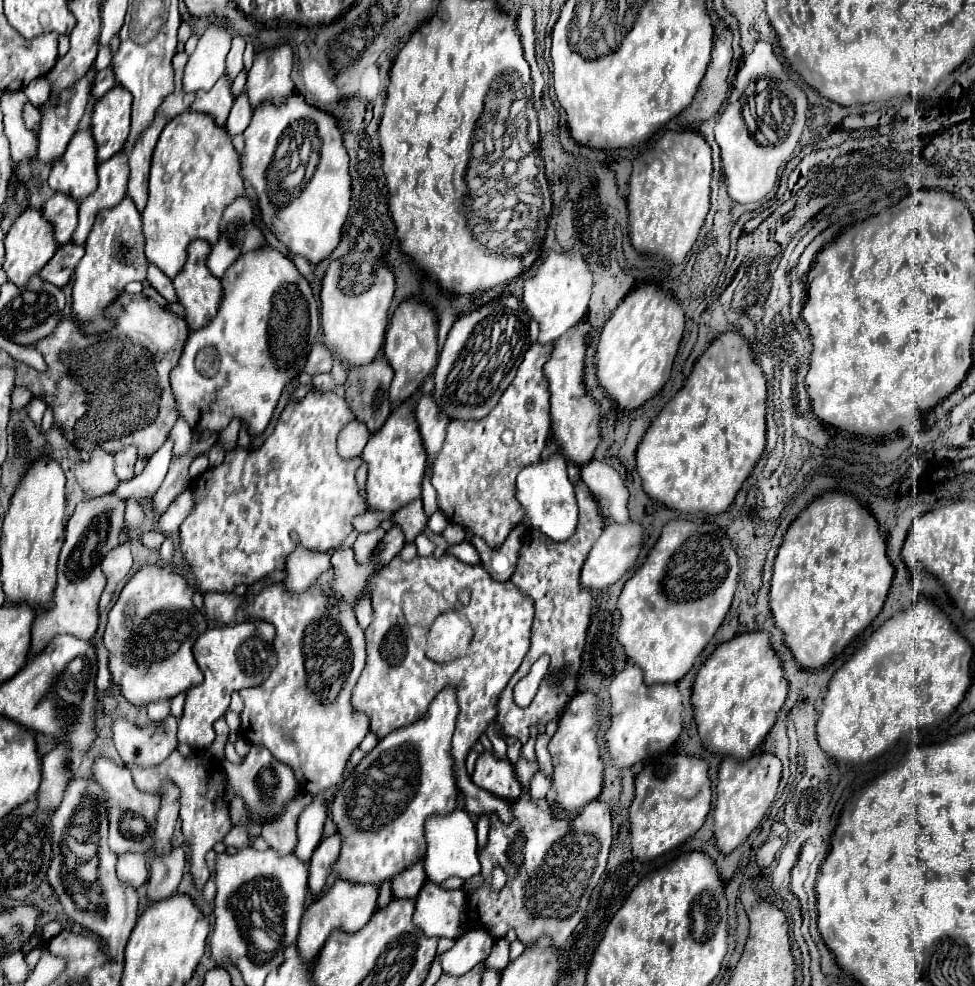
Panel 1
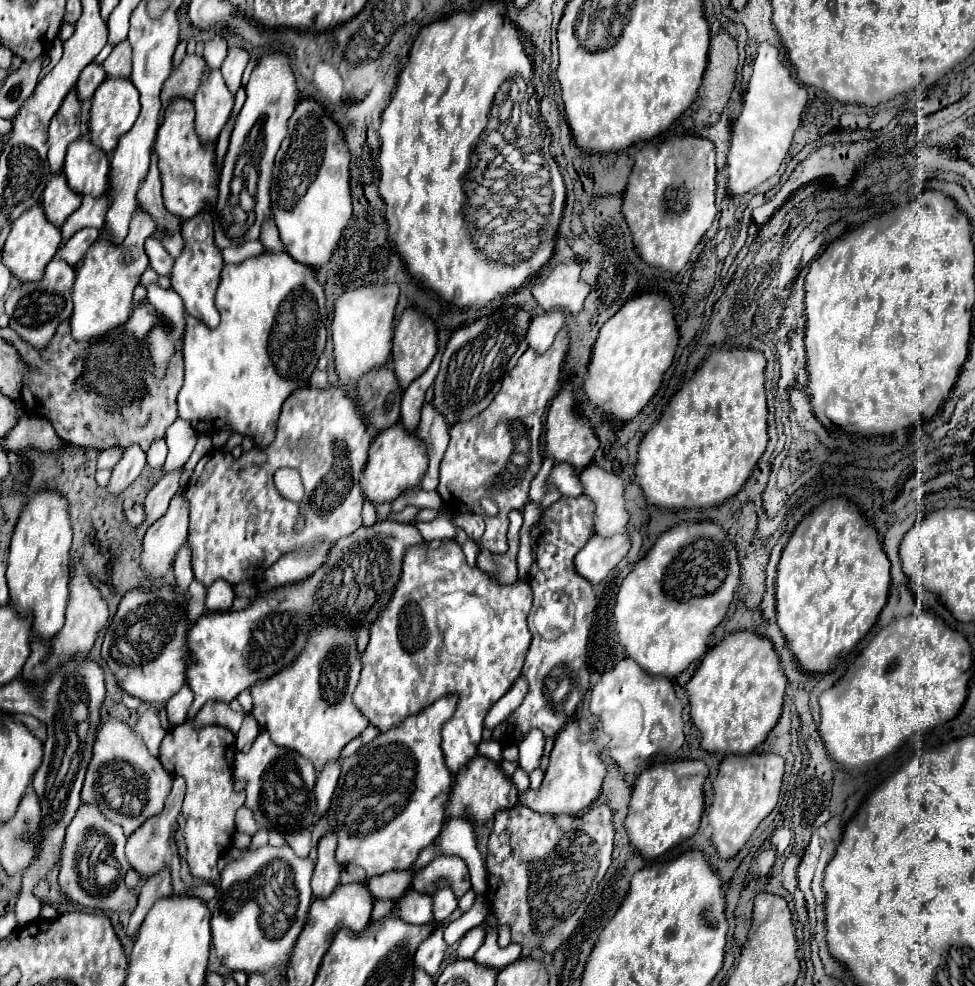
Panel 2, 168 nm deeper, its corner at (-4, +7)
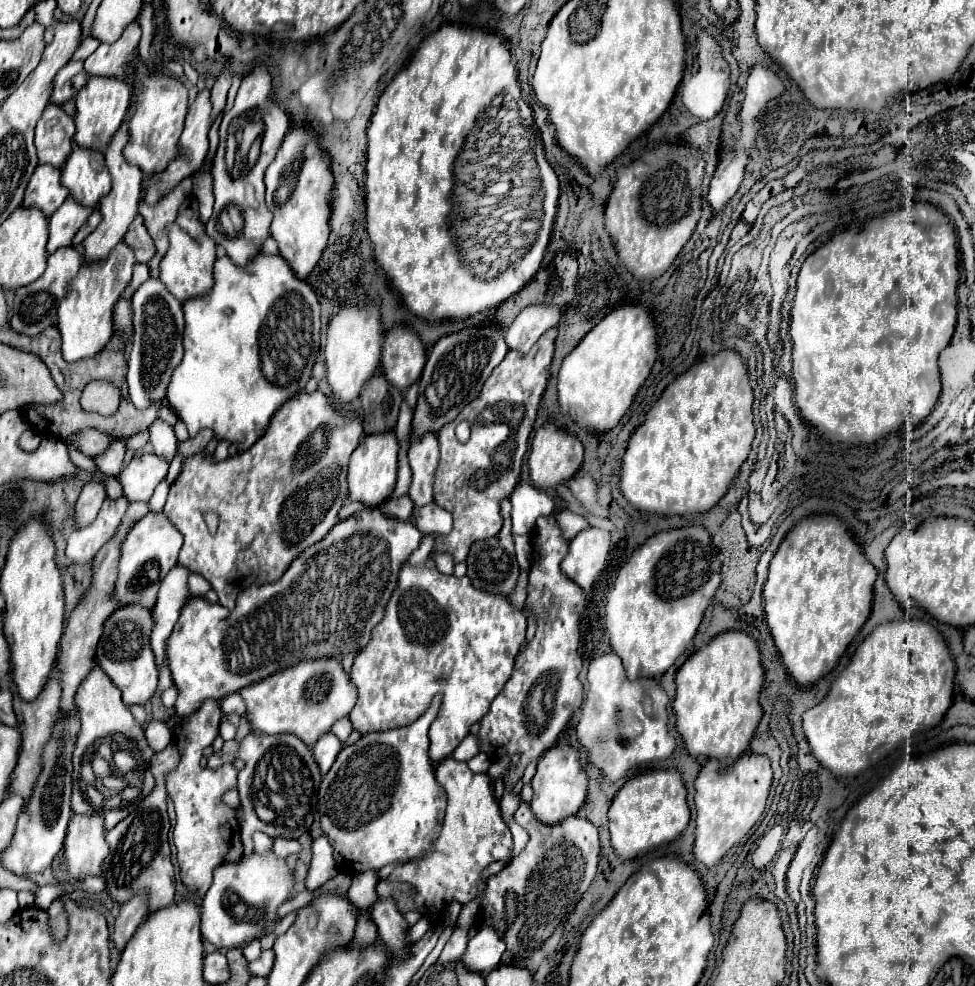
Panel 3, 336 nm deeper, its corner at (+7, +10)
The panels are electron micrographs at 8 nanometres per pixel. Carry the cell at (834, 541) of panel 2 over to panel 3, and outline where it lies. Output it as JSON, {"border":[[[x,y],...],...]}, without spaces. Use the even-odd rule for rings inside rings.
{"border":[[[834,515],[806,517],[794,525],[770,561],[768,579],[764,583],[766,623],[780,657],[798,687],[810,687],[820,677],[828,675],[870,615],[876,569],[862,555],[860,545],[852,537],[844,537],[844,529],[842,521]]]}

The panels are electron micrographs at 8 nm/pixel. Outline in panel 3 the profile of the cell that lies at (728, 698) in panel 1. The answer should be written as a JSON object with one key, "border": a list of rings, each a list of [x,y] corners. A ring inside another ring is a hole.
{"border":[[[726,631],[716,635],[708,645],[696,651],[686,663],[680,667],[676,675],[676,729],[684,739],[684,745],[692,757],[708,757],[708,759],[724,759],[720,765],[732,765],[728,759],[738,759],[750,745],[754,729],[762,719],[762,707],[758,703],[760,689],[764,685],[764,669],[760,665],[760,651],[754,641],[744,631]]]}

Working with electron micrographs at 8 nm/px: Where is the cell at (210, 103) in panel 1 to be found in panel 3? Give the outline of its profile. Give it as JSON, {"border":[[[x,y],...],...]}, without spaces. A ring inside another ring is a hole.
{"border":[[[204,89],[198,93],[194,105],[190,107],[188,115],[186,115],[186,127],[182,131],[182,137],[180,137],[180,153],[174,157],[174,161],[170,161],[170,165],[162,171],[162,173],[156,173],[156,177],[146,177],[144,183],[148,185],[148,193],[144,193],[144,201],[148,201],[148,205],[156,205],[156,201],[160,201],[160,193],[164,193],[164,189],[172,189],[172,185],[180,183],[184,177],[190,177],[194,175],[204,159],[206,159],[206,153],[208,153],[208,129],[210,129],[210,109],[212,109],[212,103],[210,103],[210,91]]]}

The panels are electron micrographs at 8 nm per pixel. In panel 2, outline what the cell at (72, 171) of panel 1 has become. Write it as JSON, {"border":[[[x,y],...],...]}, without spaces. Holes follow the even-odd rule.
{"border":[[[89,136],[69,144],[63,166],[67,184],[77,194],[101,196],[109,186],[109,160],[103,150],[93,146]]]}

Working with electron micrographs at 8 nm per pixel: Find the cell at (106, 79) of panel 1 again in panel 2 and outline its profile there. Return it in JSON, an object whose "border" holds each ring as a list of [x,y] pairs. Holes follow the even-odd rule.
{"border":[[[89,64],[83,72],[81,72],[81,76],[79,76],[79,80],[77,80],[77,94],[79,94],[79,98],[81,100],[87,100],[87,98],[93,98],[93,94],[95,94],[95,90],[99,88],[99,84],[103,82],[107,78],[107,74],[103,72],[103,66],[101,64]]]}

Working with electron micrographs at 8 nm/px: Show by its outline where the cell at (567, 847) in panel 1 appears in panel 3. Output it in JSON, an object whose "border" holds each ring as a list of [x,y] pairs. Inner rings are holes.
{"border":[[[520,803],[514,819],[528,831],[530,839],[518,857],[514,857],[498,875],[492,875],[486,881],[484,897],[480,903],[480,923],[498,925],[498,921],[504,919],[506,951],[500,959],[502,965],[536,967],[538,961],[530,963],[526,959],[534,957],[534,953],[546,959],[556,951],[568,915],[574,911],[582,893],[588,889],[596,875],[600,859],[598,829],[588,819],[578,815],[548,827],[536,821],[530,805],[526,803]]]}

